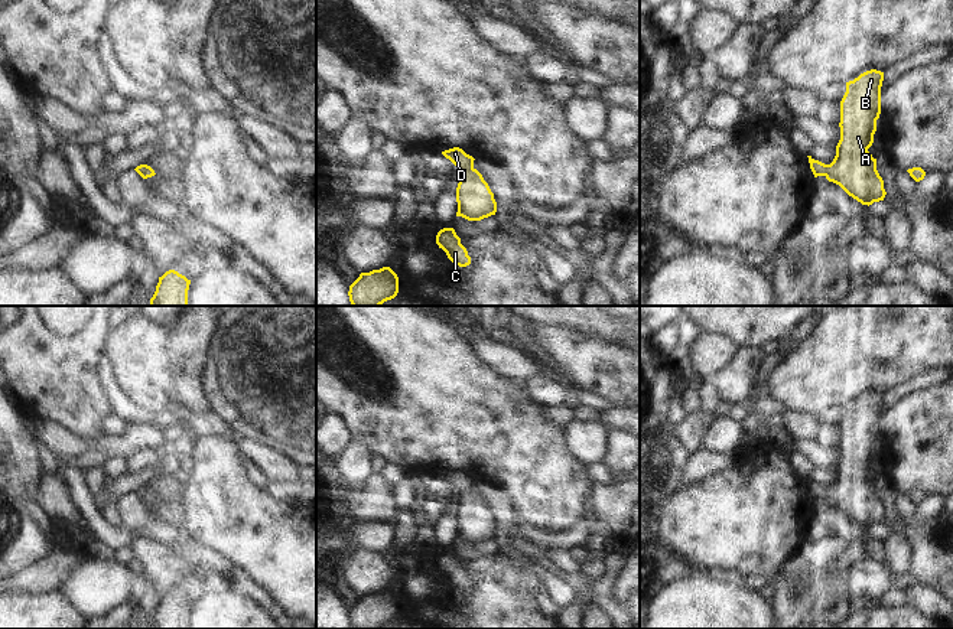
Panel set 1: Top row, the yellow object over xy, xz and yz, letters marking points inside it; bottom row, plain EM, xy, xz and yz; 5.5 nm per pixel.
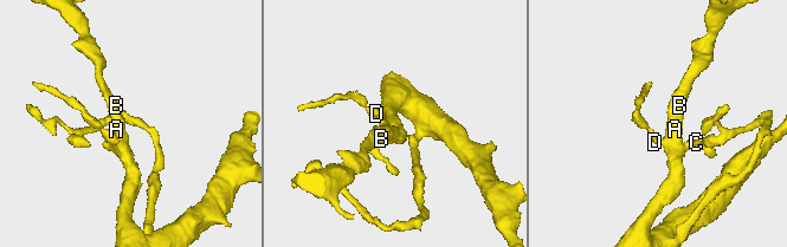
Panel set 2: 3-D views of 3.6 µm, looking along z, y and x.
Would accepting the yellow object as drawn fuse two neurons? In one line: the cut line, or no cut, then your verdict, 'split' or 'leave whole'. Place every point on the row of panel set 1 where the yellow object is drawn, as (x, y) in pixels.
cut none; leave whole

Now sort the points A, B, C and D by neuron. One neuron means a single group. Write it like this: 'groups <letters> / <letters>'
groups A B C D

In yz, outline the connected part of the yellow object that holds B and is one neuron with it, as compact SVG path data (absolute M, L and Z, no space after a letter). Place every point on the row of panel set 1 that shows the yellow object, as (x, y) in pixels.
M871 69L846 82L840 101L840 140L833 162L824 164L807 156L814 177L824 176L868 206L887 195L876 159L868 151L881 114L882 81L884 72Z

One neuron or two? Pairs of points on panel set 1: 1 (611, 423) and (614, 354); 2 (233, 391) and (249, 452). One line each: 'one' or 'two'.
1: two
2: two

